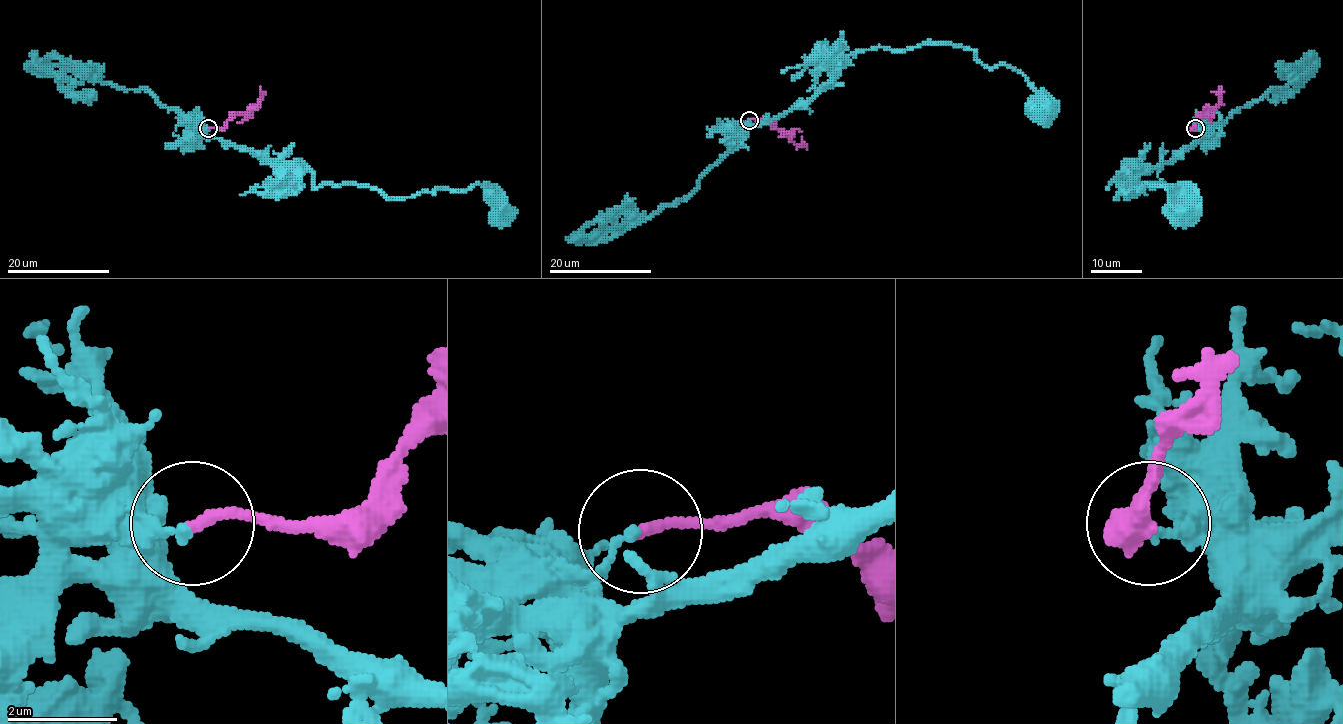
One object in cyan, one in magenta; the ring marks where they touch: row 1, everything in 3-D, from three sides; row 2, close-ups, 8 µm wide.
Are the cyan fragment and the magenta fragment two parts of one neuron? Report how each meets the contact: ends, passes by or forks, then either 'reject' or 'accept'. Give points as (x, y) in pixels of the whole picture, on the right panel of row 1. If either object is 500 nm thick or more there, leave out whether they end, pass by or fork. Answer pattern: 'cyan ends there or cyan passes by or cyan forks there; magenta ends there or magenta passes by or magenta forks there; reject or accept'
cyan ends there; magenta ends there; reject

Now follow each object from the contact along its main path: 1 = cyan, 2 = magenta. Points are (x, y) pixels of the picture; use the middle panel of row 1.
1: (750, 121), (748, 127), (804, 106), (858, 51), (924, 43), (971, 49), (987, 67), (1008, 64), (1042, 106)
2: (750, 121), (766, 119), (801, 147), (802, 144)

